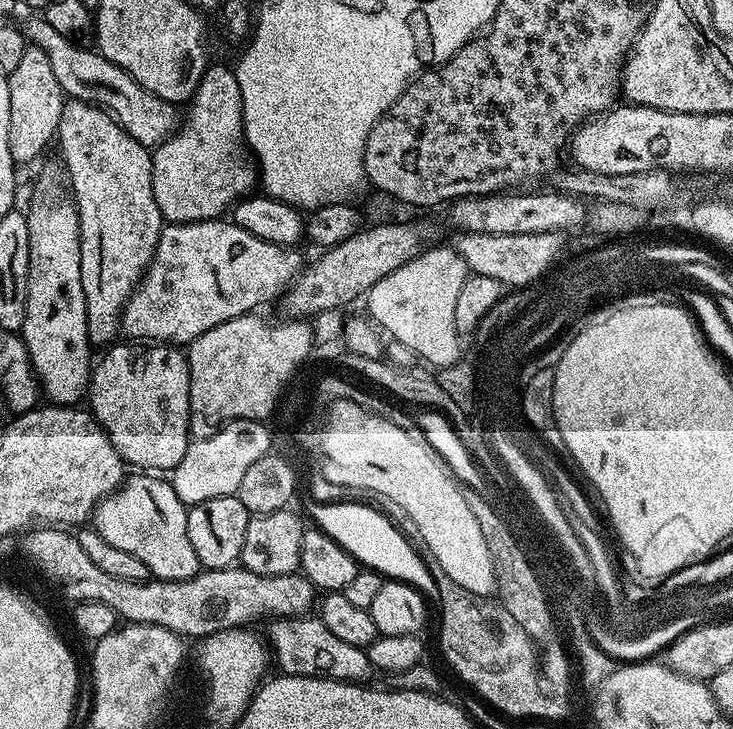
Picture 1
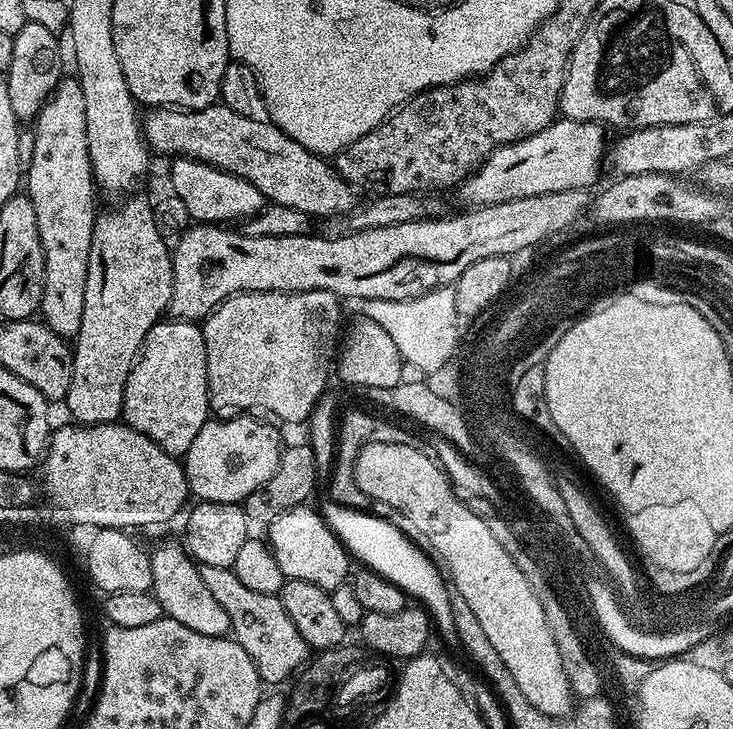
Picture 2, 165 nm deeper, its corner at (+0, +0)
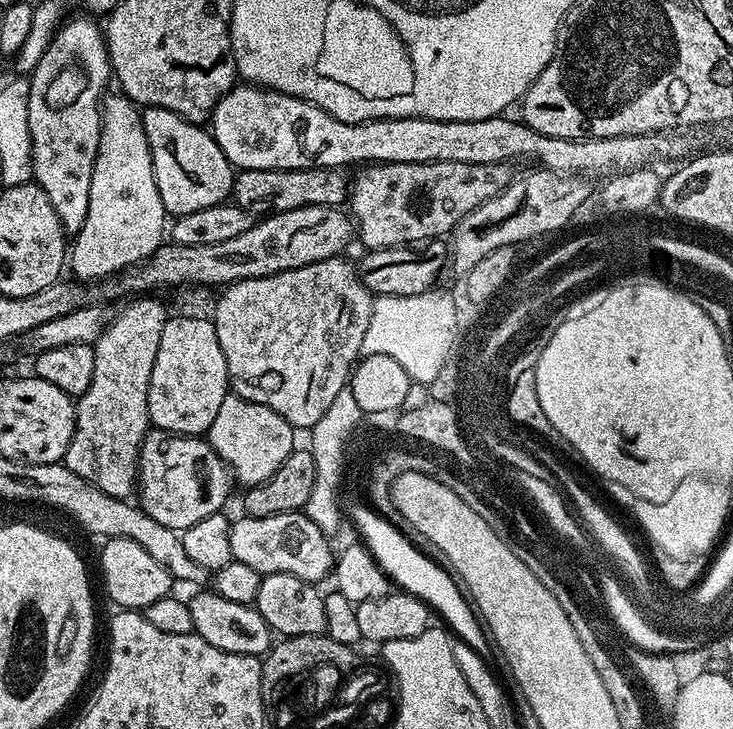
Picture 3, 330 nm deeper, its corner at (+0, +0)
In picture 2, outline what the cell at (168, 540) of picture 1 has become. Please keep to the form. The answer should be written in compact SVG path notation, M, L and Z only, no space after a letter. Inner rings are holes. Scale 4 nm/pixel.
M183 543L158 545L156 549L151 549L149 562L152 575L150 591L158 598L167 619L182 622L182 626L190 626L190 630L198 630L198 634L229 635L226 610L222 610L222 606L218 606L218 601L211 596L210 590L206 590L206 582L202 582L200 569L188 555Z

